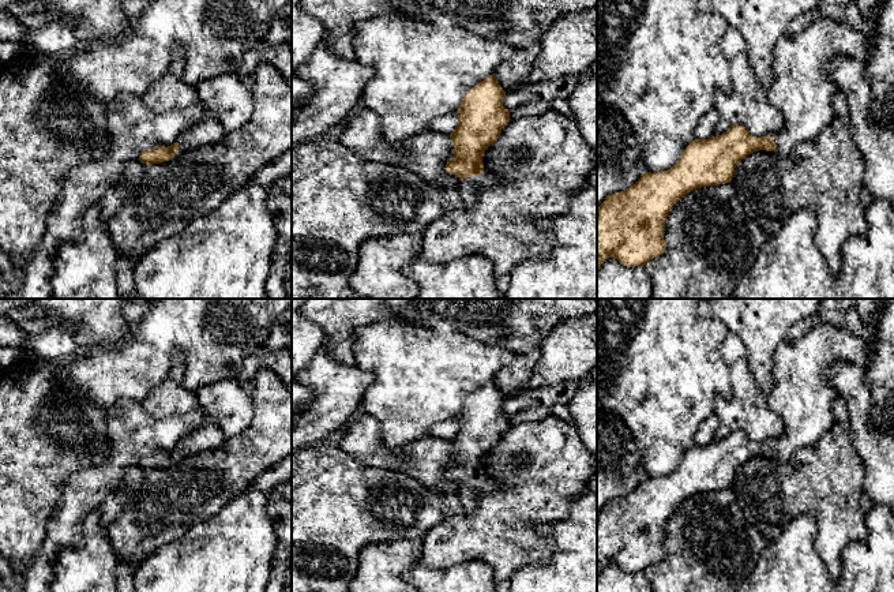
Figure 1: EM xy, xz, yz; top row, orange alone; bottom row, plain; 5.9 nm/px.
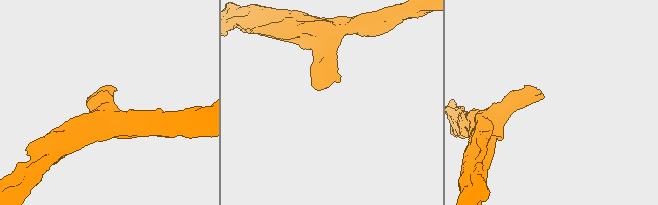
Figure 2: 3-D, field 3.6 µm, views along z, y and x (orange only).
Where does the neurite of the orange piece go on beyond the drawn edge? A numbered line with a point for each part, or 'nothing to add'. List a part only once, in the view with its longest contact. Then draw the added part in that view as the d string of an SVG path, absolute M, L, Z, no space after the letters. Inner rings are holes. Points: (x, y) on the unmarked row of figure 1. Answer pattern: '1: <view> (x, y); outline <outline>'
1: xz (468, 493); outline M491 477L480 479L477 482L469 482L459 487L458 495L463 507L463 513L472 514L477 507L477 497L484 492L495 492L503 487L500 482Z

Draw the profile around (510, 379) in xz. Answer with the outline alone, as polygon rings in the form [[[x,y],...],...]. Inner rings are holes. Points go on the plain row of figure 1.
[[[540,348],[519,353],[511,364],[496,375],[495,382],[506,400],[518,397],[522,393],[522,386],[529,381],[538,359]]]

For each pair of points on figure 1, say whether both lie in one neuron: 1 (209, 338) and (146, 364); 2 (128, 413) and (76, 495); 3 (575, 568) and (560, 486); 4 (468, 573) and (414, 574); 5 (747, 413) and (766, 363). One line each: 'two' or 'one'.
1: one
2: one
3: two
4: one
5: two

